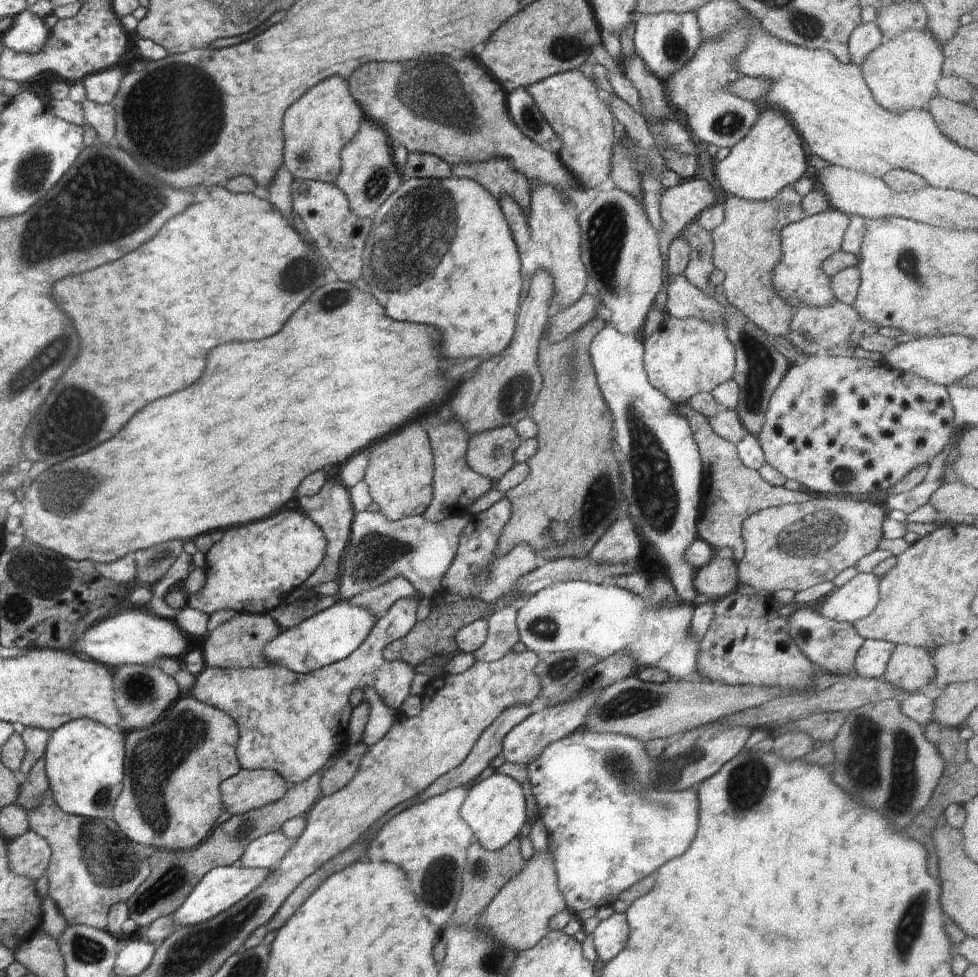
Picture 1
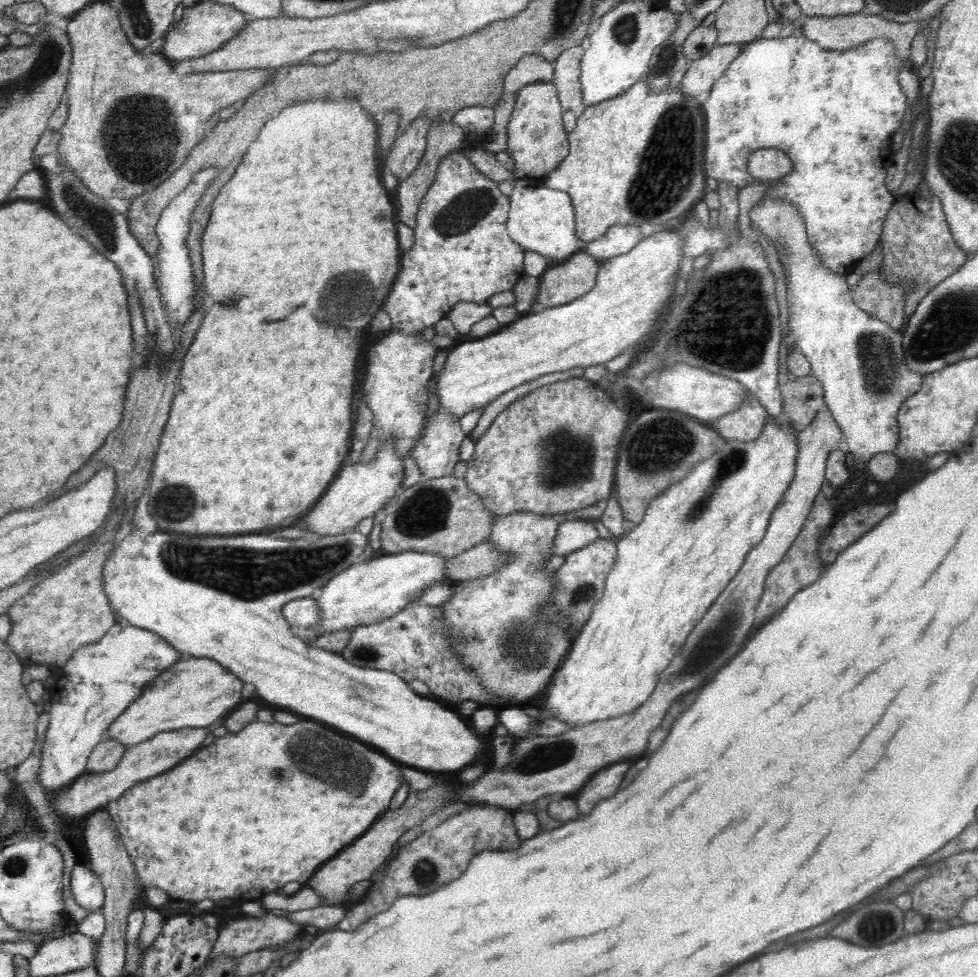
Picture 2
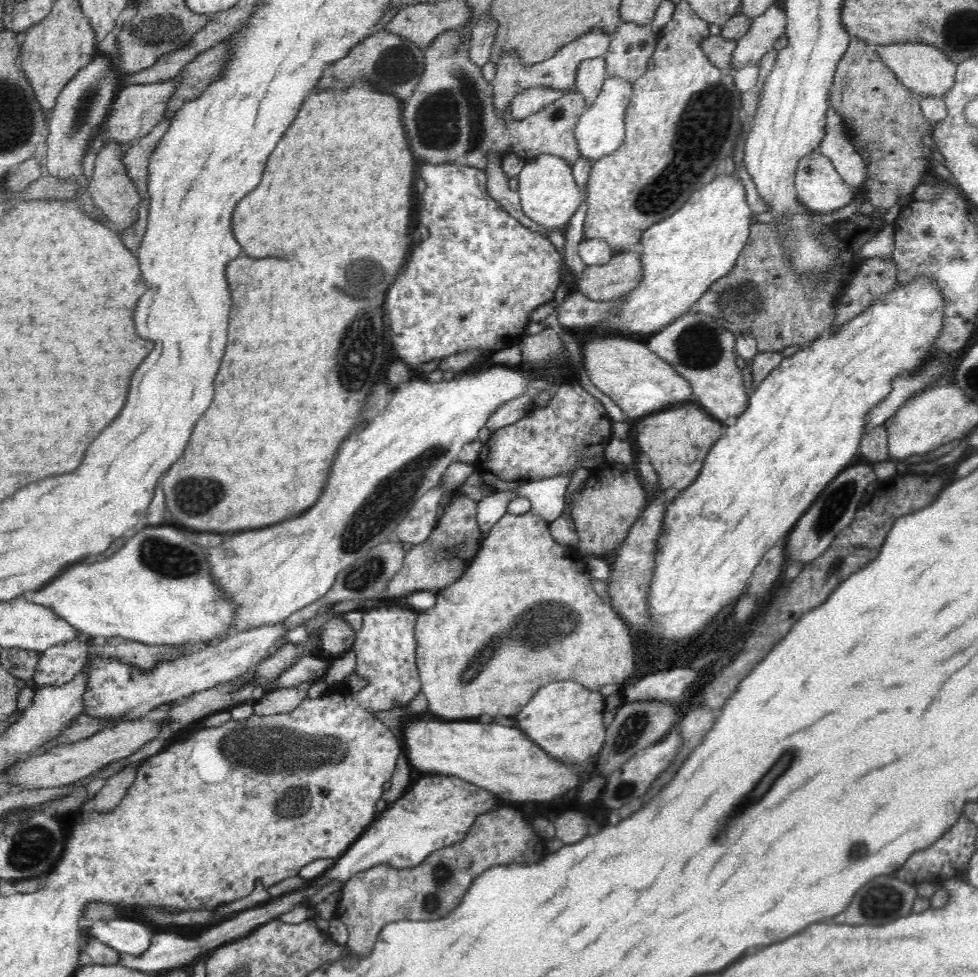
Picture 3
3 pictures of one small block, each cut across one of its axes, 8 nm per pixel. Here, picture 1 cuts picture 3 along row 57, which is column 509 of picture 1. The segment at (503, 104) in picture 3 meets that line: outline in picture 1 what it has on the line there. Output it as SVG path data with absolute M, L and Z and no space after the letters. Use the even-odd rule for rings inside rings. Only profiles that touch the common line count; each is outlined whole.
M506 496L497 500L490 508L473 515L471 522L460 535L457 555L441 580L442 591L468 599L480 599L487 603L496 602L502 596L508 598L508 594L512 596L516 594L514 590L518 580L536 568L536 552L528 544L518 544L502 556L496 554L496 546L510 516L512 516L512 504Z

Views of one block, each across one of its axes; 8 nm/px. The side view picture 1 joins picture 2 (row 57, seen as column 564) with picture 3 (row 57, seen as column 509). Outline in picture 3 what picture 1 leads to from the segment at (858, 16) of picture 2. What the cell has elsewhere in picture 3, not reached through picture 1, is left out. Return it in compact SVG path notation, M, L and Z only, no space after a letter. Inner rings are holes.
M895 43L876 45L876 53L888 68L895 73L897 80L917 96L942 97L954 86L957 74L956 63L952 62L940 49L920 43Z

